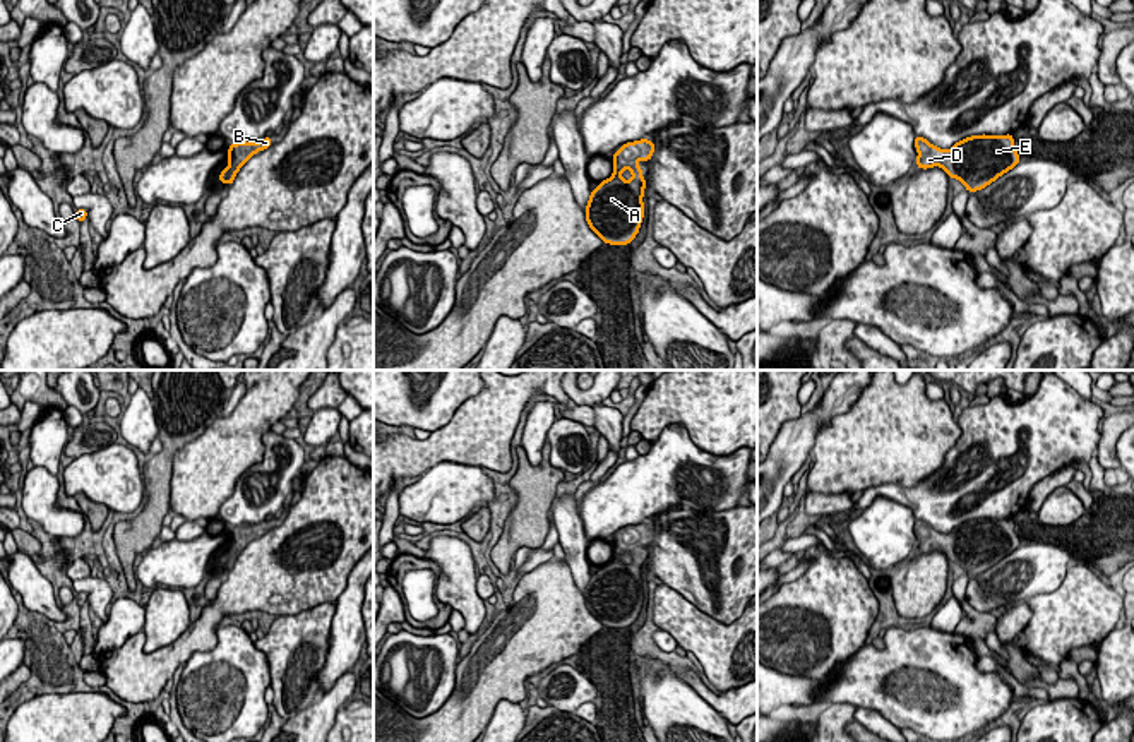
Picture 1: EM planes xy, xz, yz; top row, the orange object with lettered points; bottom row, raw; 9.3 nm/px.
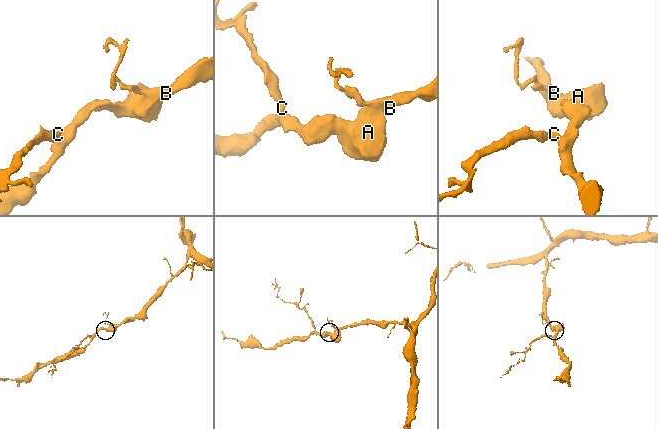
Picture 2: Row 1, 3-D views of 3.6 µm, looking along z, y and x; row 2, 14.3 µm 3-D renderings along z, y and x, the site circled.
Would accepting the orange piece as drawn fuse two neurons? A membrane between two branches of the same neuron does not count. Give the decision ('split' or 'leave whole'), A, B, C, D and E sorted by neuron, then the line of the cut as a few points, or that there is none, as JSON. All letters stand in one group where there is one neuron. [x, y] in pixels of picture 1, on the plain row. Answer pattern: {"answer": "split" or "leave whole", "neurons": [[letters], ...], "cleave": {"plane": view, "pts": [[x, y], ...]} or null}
{"answer": "leave whole", "neurons": [["A", "B", "C", "D", "E"]], "cleave": null}

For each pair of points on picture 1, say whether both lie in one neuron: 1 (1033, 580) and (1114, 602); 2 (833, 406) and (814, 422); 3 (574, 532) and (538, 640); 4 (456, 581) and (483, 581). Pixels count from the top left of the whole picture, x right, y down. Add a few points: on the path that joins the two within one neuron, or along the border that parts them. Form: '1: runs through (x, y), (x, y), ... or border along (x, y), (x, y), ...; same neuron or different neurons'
1: border along (1074, 562), (1054, 590), (1037, 593), (1026, 602); different neurons
2: runs through (828, 408), (819, 417); same neuron
3: border along (564, 561), (583, 595); different neurons
4: border along (477, 578), (477, 593), (482, 600); different neurons

